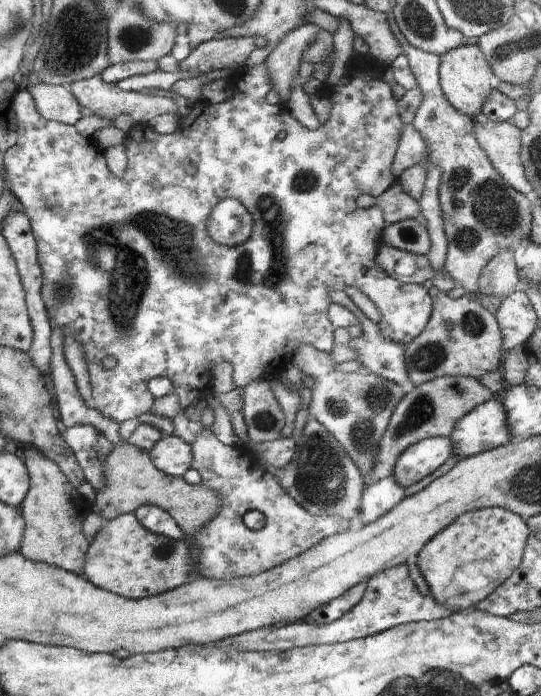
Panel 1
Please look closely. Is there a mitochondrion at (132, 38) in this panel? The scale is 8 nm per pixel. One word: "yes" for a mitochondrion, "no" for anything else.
yes

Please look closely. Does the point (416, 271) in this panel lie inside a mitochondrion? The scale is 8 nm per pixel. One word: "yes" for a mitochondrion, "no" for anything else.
no

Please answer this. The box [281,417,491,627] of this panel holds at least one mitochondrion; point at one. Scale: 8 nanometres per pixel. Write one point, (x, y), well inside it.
(320, 478)

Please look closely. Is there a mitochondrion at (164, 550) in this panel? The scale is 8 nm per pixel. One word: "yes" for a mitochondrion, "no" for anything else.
yes

